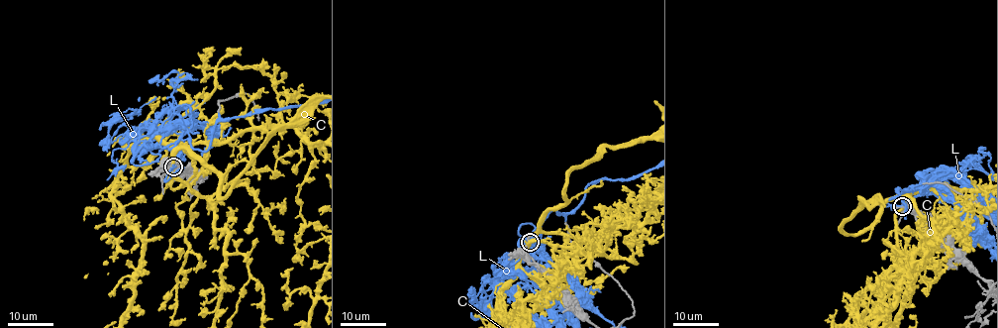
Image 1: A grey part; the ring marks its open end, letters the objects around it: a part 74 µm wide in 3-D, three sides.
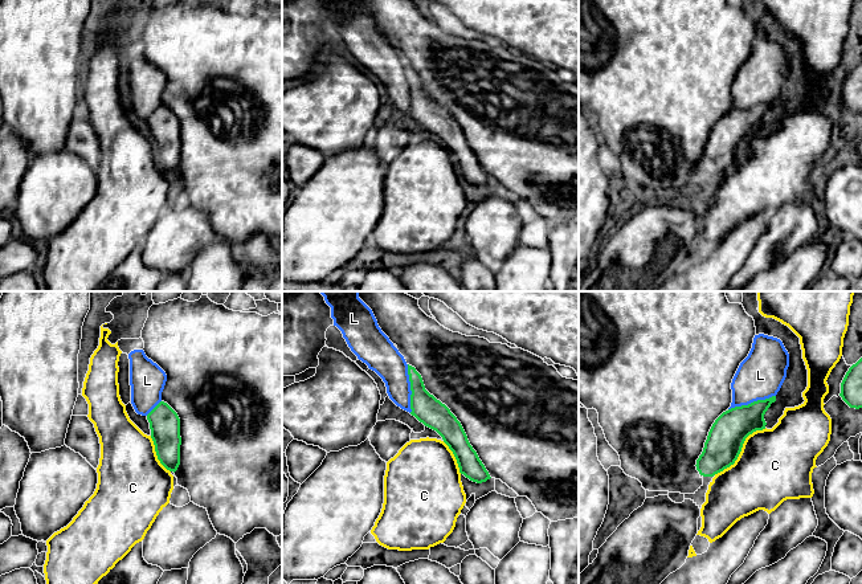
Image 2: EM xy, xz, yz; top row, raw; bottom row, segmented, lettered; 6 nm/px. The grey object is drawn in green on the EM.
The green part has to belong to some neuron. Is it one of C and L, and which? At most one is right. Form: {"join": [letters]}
{"join": ["L"]}

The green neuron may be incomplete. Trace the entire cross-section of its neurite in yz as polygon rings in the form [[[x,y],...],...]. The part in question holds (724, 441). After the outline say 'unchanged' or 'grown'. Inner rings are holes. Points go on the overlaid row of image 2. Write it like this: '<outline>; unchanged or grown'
[[[755,335],[748,356],[732,379],[731,407],[712,424],[696,460],[700,475],[714,477],[734,465],[745,438],[765,429],[764,414],[776,401],[788,367],[789,354],[780,339]]]; grown

